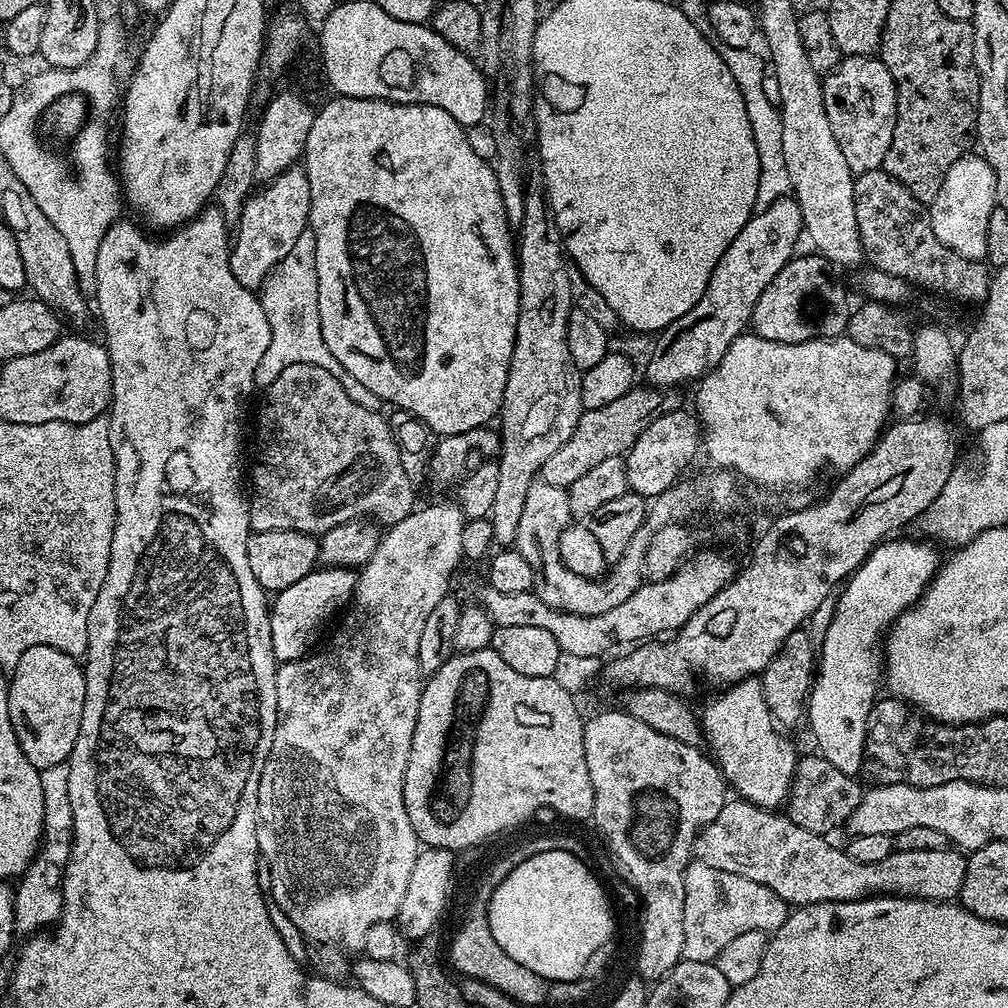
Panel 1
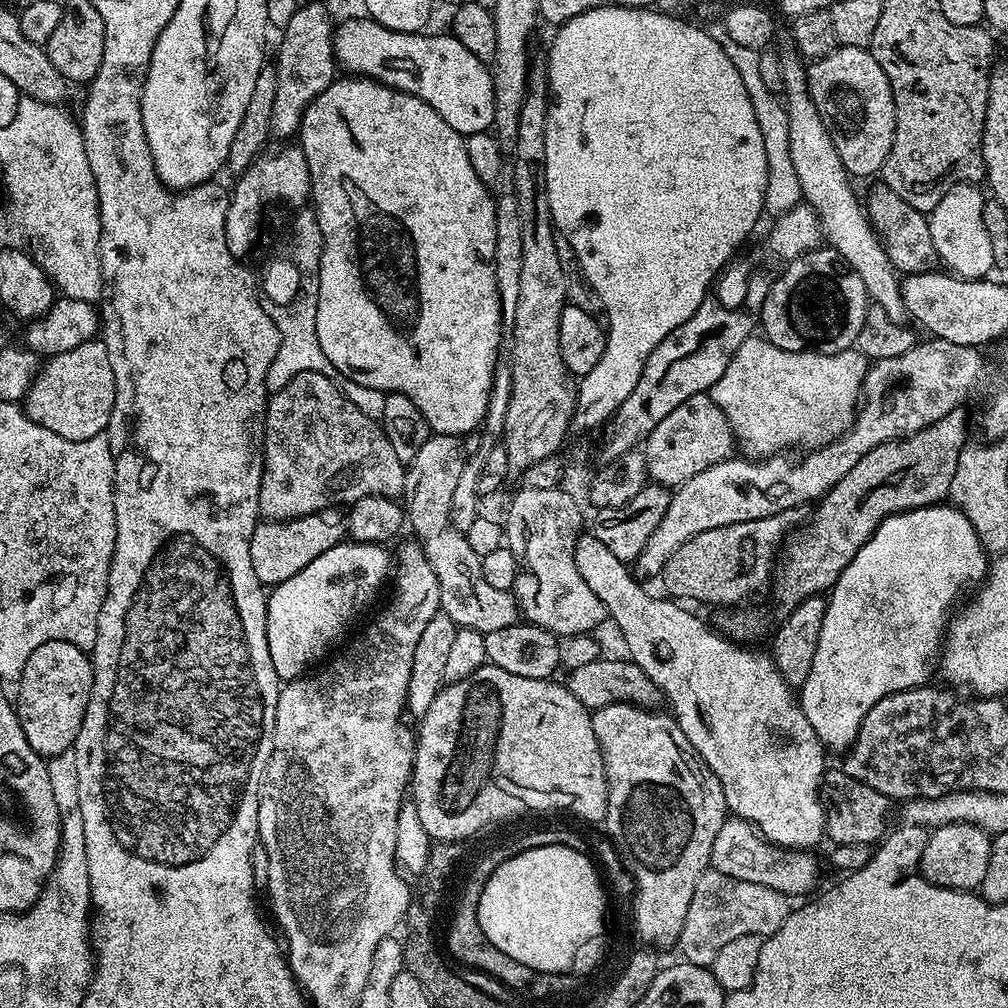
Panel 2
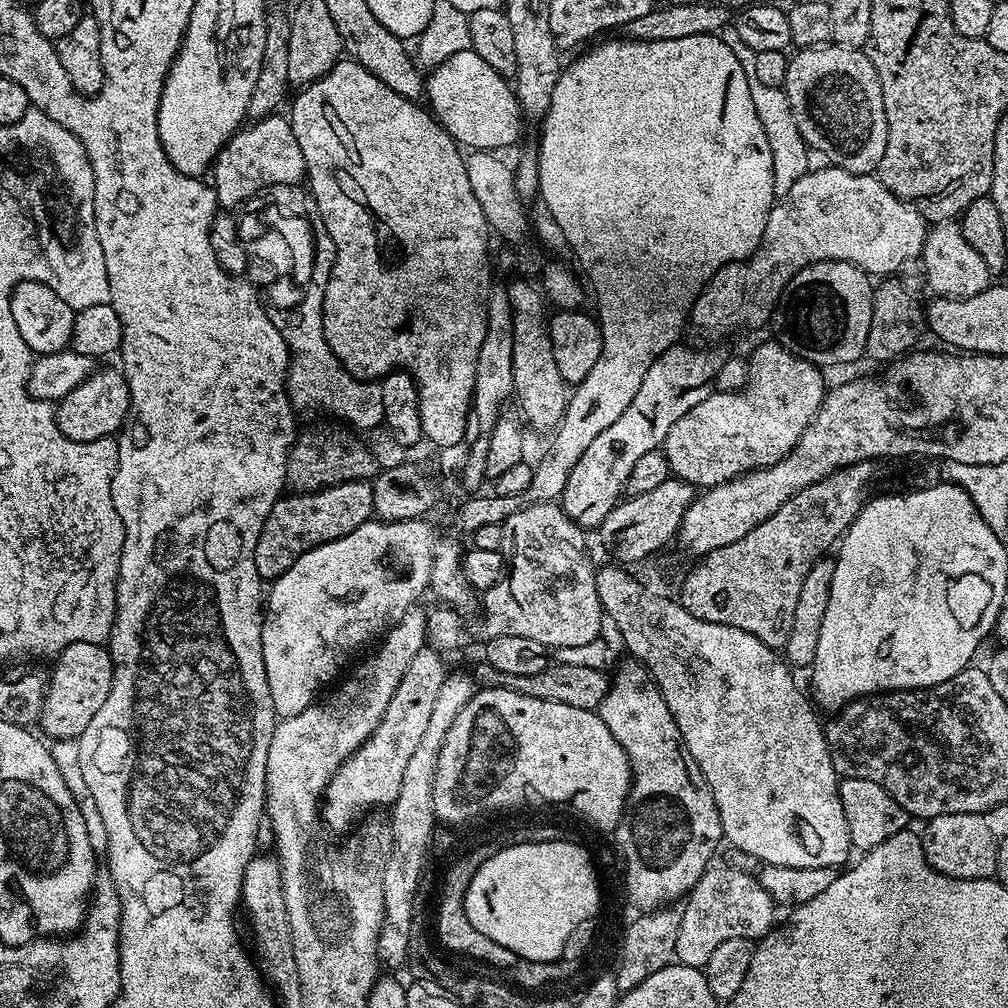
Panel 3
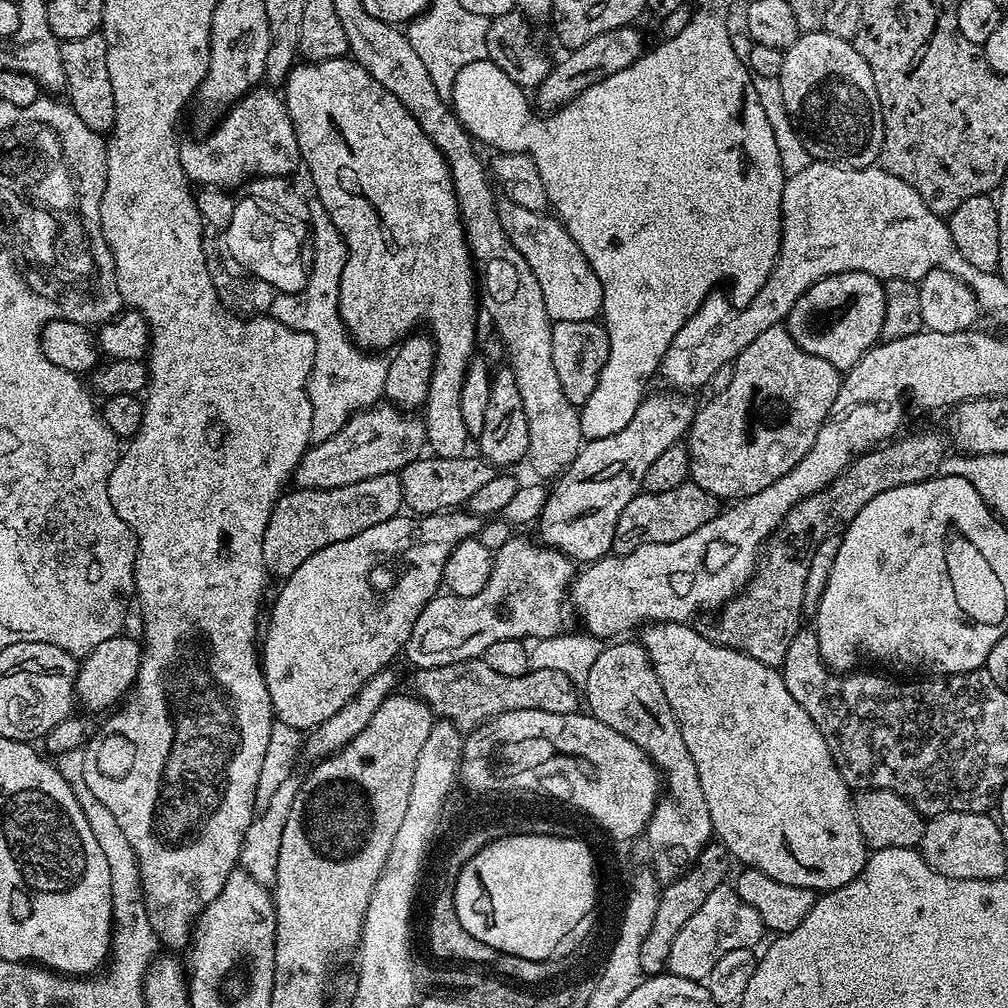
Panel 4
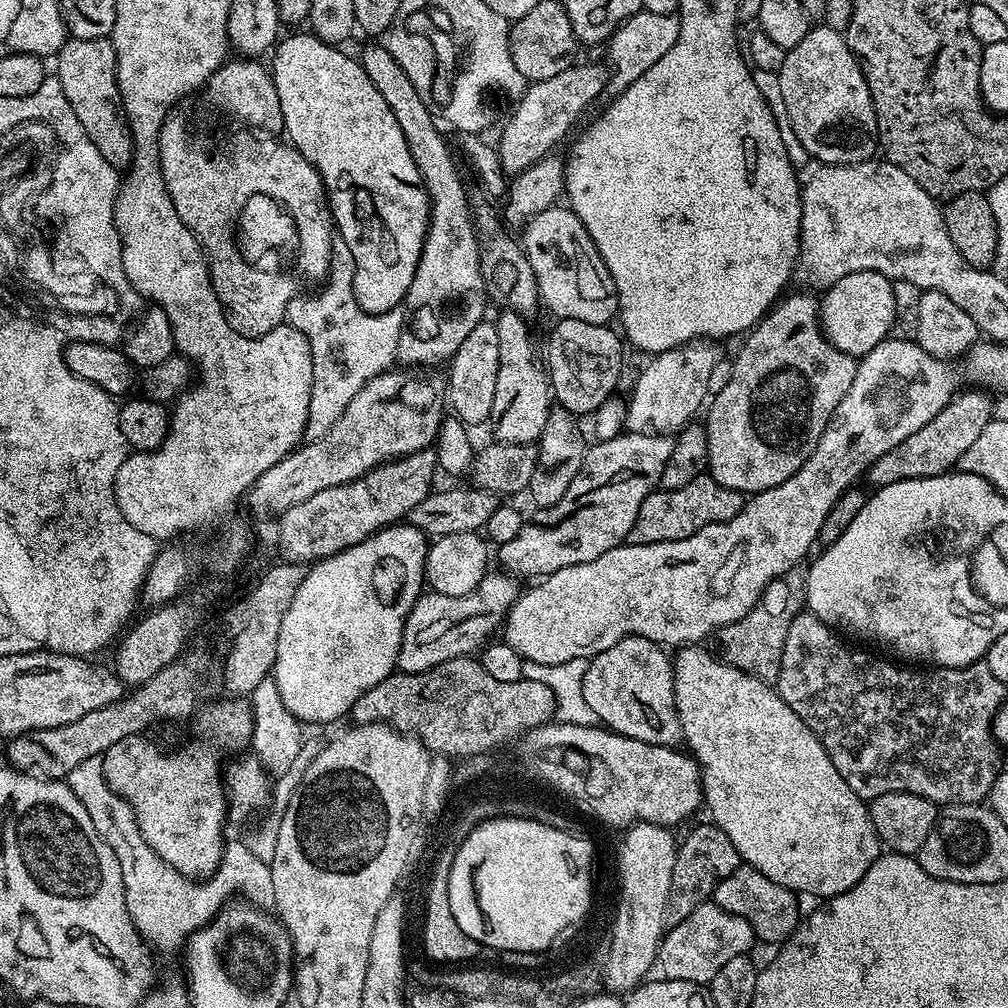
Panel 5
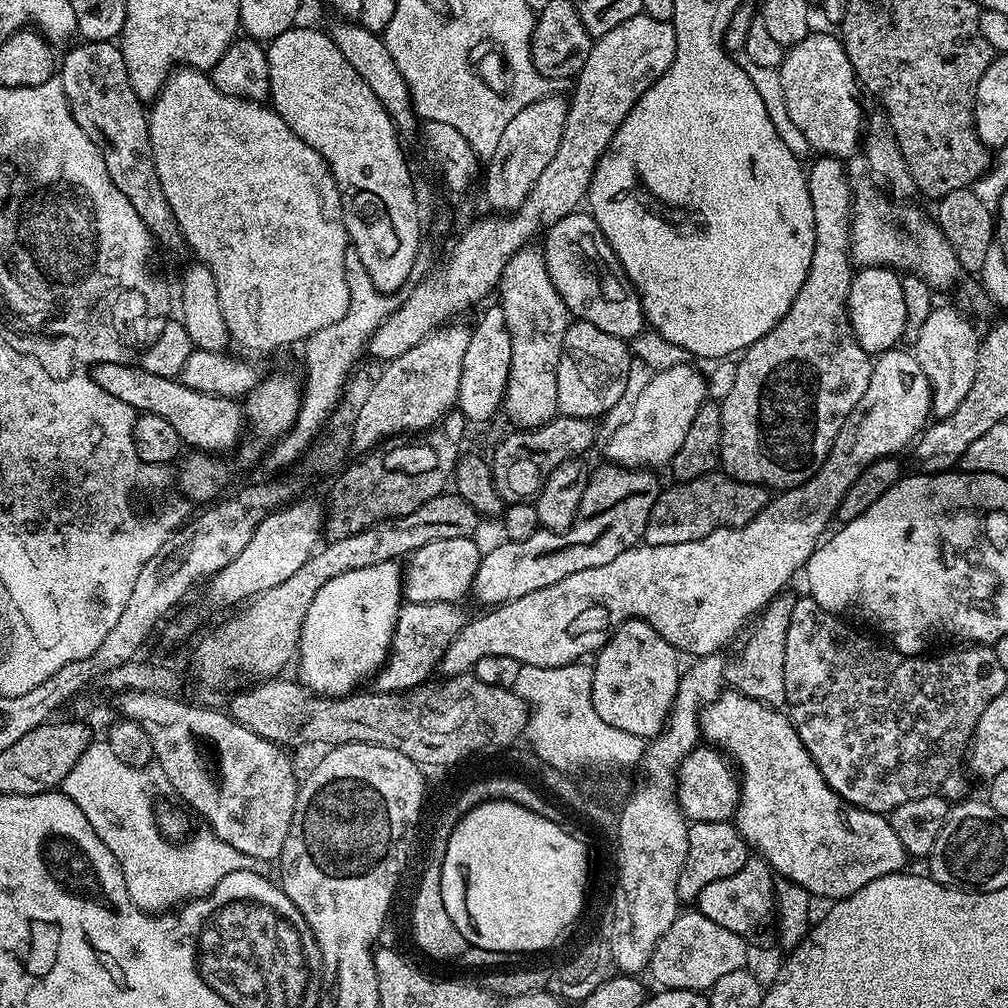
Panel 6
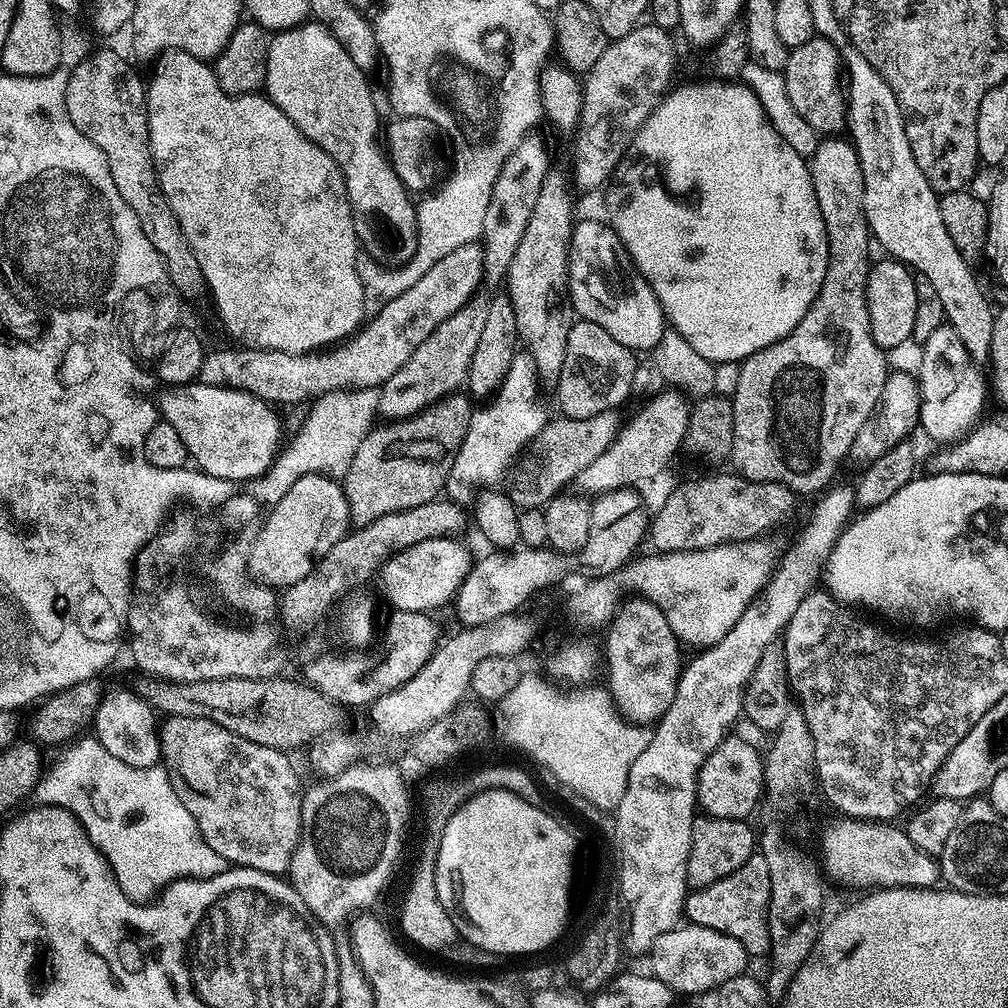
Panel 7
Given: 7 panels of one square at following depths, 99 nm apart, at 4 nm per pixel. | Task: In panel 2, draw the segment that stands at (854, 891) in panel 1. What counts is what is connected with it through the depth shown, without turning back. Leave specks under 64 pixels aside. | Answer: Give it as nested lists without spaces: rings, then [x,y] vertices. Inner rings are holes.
[[[726,818],[718,838],[714,838],[711,867],[730,878],[742,878],[742,882],[754,882],[766,886],[789,898],[807,897],[816,879],[820,876],[820,864],[812,857],[813,853],[798,848],[780,848],[765,840],[751,824],[739,818]],[[947,824],[927,833],[918,871],[939,888],[971,892],[983,884],[991,853],[992,836],[984,829],[973,824]]]

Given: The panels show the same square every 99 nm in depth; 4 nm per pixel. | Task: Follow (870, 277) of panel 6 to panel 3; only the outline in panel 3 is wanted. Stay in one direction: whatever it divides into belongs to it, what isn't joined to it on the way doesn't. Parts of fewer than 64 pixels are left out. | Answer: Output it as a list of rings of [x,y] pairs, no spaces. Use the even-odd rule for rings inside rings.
[[[827,260],[806,266],[790,278],[786,290],[780,294],[774,313],[775,339],[789,352],[817,366],[852,364],[864,356],[873,291],[869,273],[856,264]]]

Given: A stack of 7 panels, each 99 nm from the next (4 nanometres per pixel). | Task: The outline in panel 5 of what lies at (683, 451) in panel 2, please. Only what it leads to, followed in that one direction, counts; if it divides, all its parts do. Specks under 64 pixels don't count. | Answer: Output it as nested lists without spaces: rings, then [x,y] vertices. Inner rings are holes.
[[[796,292],[785,295],[773,307],[772,311],[751,329],[743,337],[744,349],[732,360],[732,377],[730,382],[726,382],[726,387],[722,391],[715,393],[711,397],[710,407],[707,409],[708,420],[706,419],[706,427],[708,429],[708,471],[707,475],[711,476],[714,482],[718,482],[722,486],[726,486],[735,492],[743,492],[745,494],[755,494],[757,492],[765,492],[774,486],[778,486],[782,482],[786,482],[786,478],[790,478],[799,470],[806,462],[806,458],[810,458],[810,454],[814,454],[814,450],[818,446],[818,442],[822,438],[822,434],[826,430],[826,426],[830,423],[832,415],[842,402],[842,398],[846,397],[854,383],[855,372],[857,367],[857,357],[847,356],[842,350],[834,347],[831,340],[824,334],[821,324],[822,320],[822,304],[819,299],[816,300],[812,296],[807,296],[804,292]]]

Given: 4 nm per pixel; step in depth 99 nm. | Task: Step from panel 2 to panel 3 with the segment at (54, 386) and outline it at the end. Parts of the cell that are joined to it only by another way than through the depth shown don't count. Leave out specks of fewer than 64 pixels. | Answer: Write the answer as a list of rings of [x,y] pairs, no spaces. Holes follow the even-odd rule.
[[[97,367],[91,376],[74,386],[74,390],[70,390],[55,405],[56,424],[62,434],[74,442],[94,442],[103,436],[115,437],[124,426],[131,401],[123,371],[119,367]]]

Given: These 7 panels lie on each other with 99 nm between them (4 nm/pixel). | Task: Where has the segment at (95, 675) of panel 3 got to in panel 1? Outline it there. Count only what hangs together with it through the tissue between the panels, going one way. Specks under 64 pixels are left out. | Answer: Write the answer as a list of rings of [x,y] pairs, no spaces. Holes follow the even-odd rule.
[[[30,646],[30,650],[26,650],[22,658],[18,658],[18,666],[10,669],[8,682],[10,722],[14,726],[18,746],[22,746],[22,754],[30,758],[35,768],[58,766],[71,756],[74,742],[78,738],[78,730],[82,726],[82,706],[85,702],[86,678],[81,661],[77,657],[66,654],[54,646]]]

